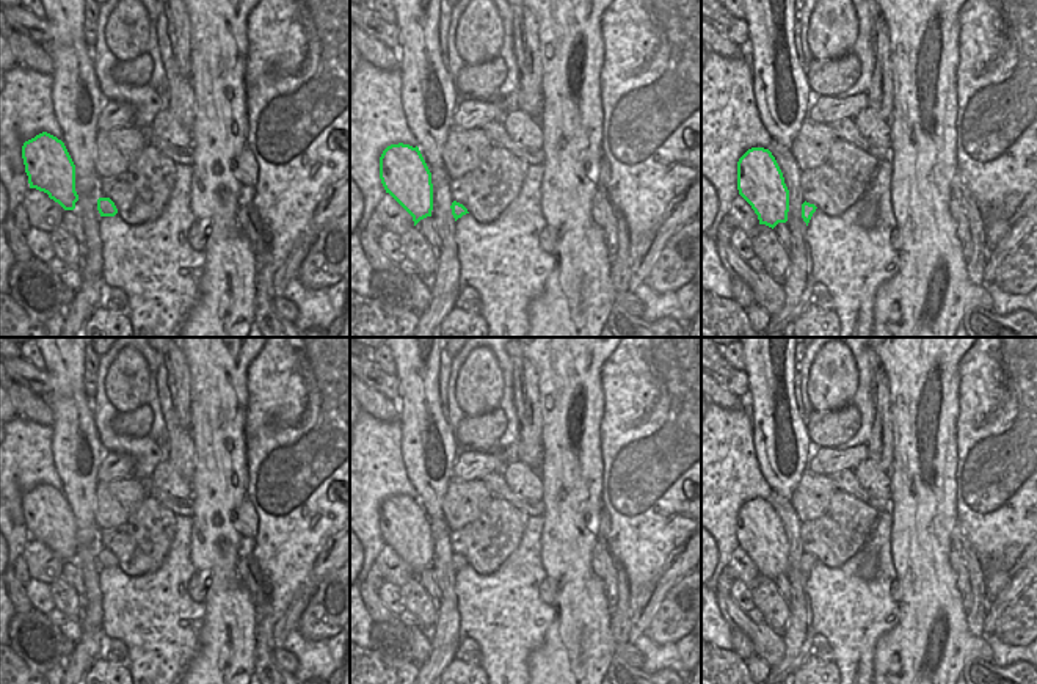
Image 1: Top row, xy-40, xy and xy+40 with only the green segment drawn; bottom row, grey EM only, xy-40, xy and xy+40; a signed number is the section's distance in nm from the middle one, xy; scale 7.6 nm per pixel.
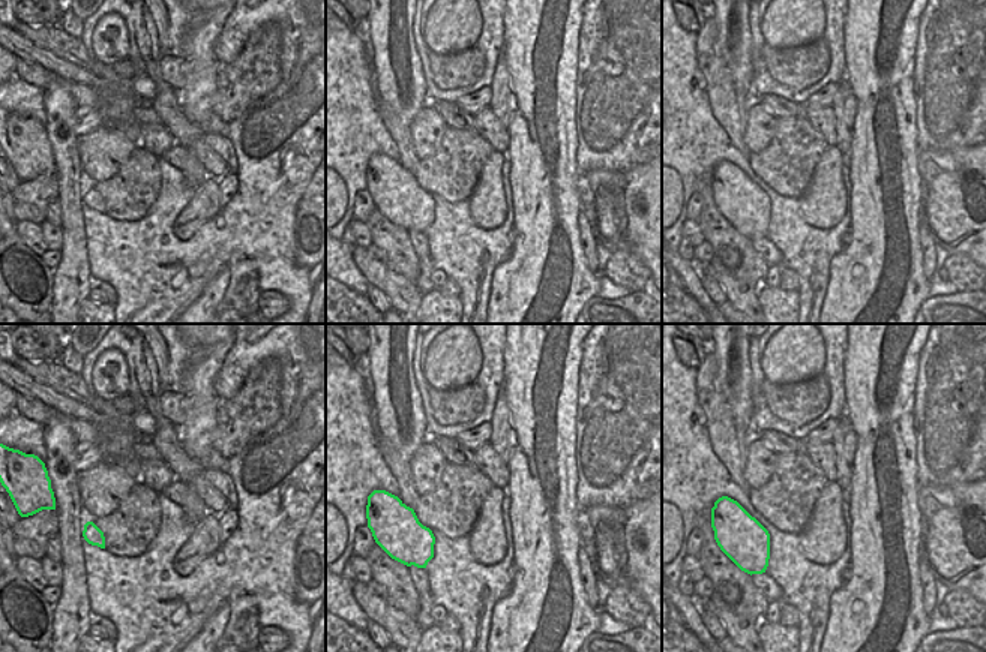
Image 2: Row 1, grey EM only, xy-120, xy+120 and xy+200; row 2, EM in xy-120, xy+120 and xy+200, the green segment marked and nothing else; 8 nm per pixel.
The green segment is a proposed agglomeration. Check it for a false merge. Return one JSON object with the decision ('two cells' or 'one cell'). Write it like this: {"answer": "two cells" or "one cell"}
{"answer": "one cell"}

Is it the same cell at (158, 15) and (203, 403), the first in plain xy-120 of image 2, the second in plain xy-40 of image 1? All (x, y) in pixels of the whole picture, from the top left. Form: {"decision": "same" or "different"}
{"decision": "different"}

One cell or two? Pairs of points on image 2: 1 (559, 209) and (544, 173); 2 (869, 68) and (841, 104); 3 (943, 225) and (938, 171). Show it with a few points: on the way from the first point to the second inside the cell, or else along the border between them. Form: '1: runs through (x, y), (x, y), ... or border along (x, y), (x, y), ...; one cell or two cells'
1: runs through (550, 200), (544, 194), (544, 182); one cell
2: border along (844, 80), (854, 98), (854, 125); two cells
3: runs through (943, 212), (943, 185); one cell

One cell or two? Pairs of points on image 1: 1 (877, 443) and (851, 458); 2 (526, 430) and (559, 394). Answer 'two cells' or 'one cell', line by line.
1: two cells
2: two cells

